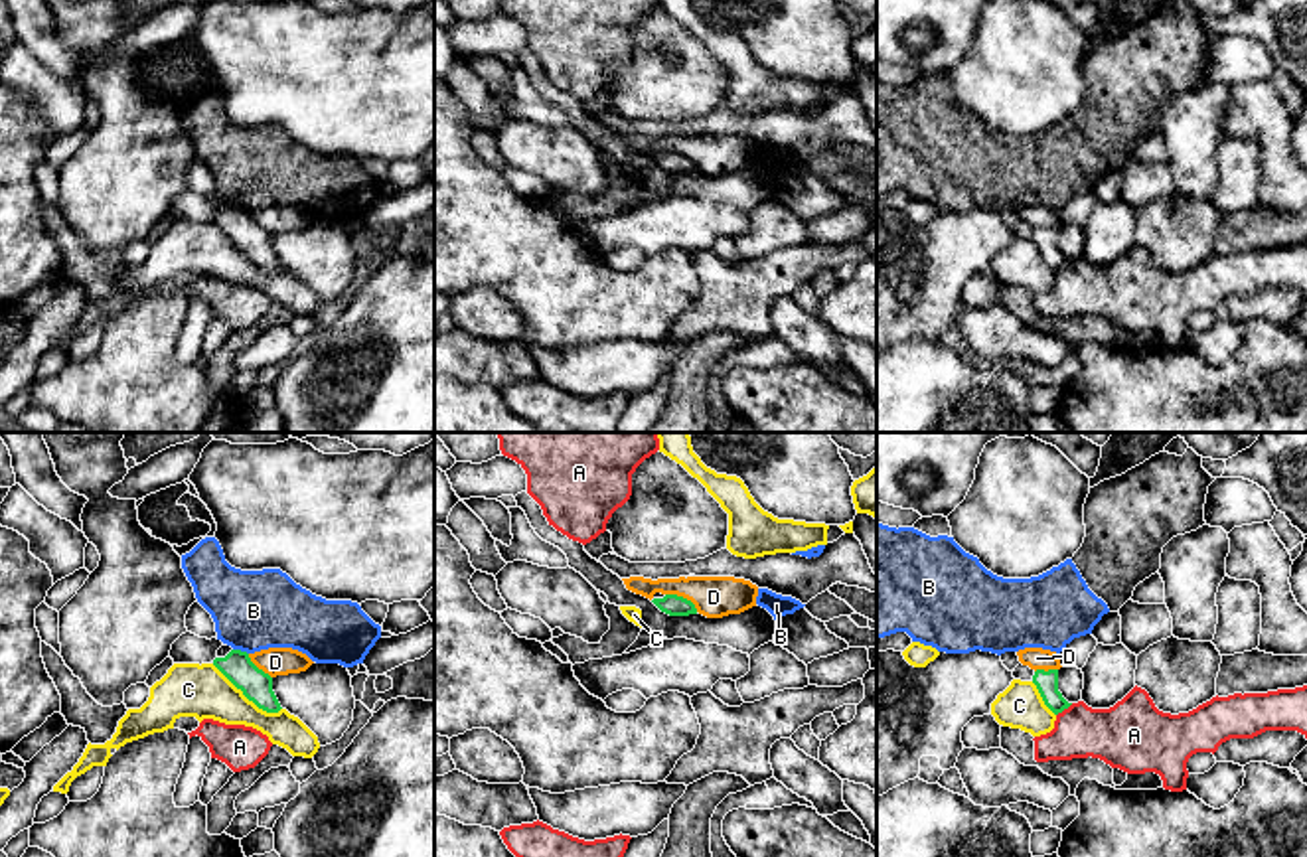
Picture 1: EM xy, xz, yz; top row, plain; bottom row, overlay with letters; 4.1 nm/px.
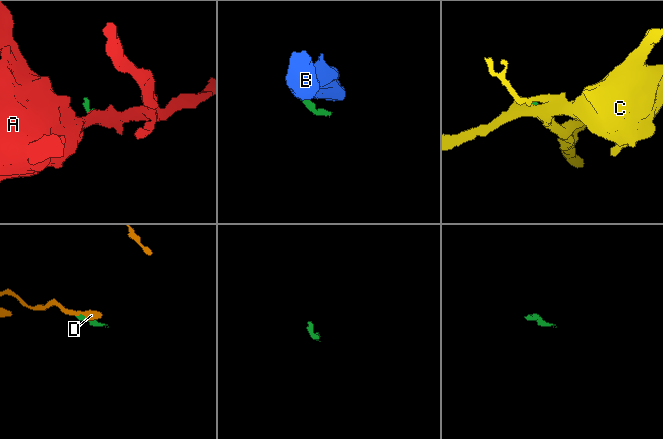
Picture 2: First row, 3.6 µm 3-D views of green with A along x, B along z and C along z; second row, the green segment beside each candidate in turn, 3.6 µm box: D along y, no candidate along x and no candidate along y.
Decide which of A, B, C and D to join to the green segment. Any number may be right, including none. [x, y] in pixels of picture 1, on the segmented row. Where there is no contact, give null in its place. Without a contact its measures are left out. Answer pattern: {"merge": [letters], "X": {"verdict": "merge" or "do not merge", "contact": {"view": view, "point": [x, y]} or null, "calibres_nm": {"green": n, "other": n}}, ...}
{"merge": [], "A": {"verdict": "do not merge", "contact": {"view": "yz", "point": [1065, 707]}, "calibres_nm": {"green": 100, "other": 240}}, "B": {"verdict": "do not merge", "contact": {"view": "xy", "point": [239, 650]}, "calibres_nm": {"green": 130, "other": 320}}, "C": {"verdict": "do not merge", "contact": {"view": "xy", "point": [247, 698]}, "calibres_nm": {"green": 130, "other": 220}}, "D": {"verdict": "do not merge", "contact": {"view": "xz", "point": [682, 597]}, "calibres_nm": {"green": 90, "other": 170}}}

